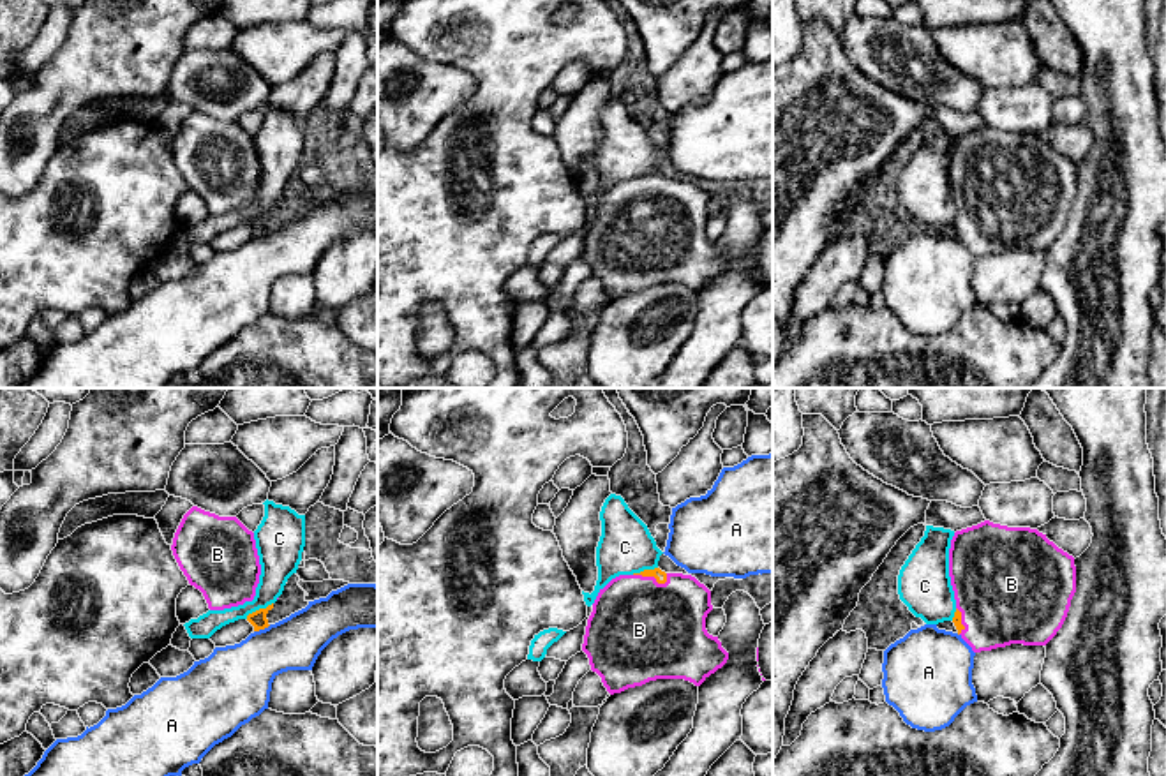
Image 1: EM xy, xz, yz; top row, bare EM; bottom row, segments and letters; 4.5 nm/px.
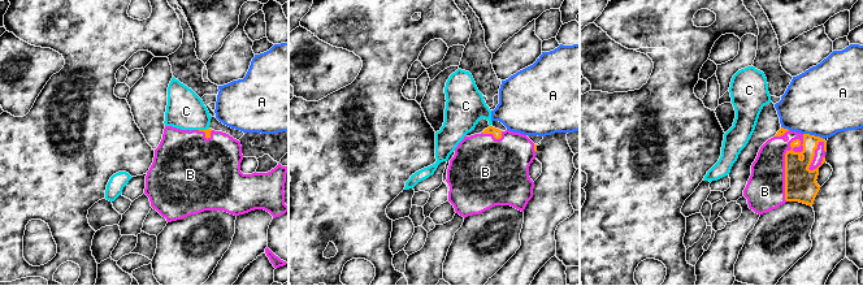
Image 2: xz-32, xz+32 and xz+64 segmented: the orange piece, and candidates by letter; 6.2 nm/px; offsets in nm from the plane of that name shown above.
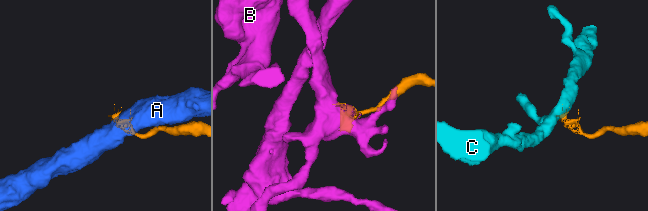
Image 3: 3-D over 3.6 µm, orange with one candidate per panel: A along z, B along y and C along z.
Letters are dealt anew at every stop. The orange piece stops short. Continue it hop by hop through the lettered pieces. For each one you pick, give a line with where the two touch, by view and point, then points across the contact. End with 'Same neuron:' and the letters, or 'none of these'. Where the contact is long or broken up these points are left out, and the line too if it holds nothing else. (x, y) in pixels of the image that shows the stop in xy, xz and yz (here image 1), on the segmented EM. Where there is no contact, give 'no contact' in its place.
B: contact xz (651, 575)
Same neuron: B

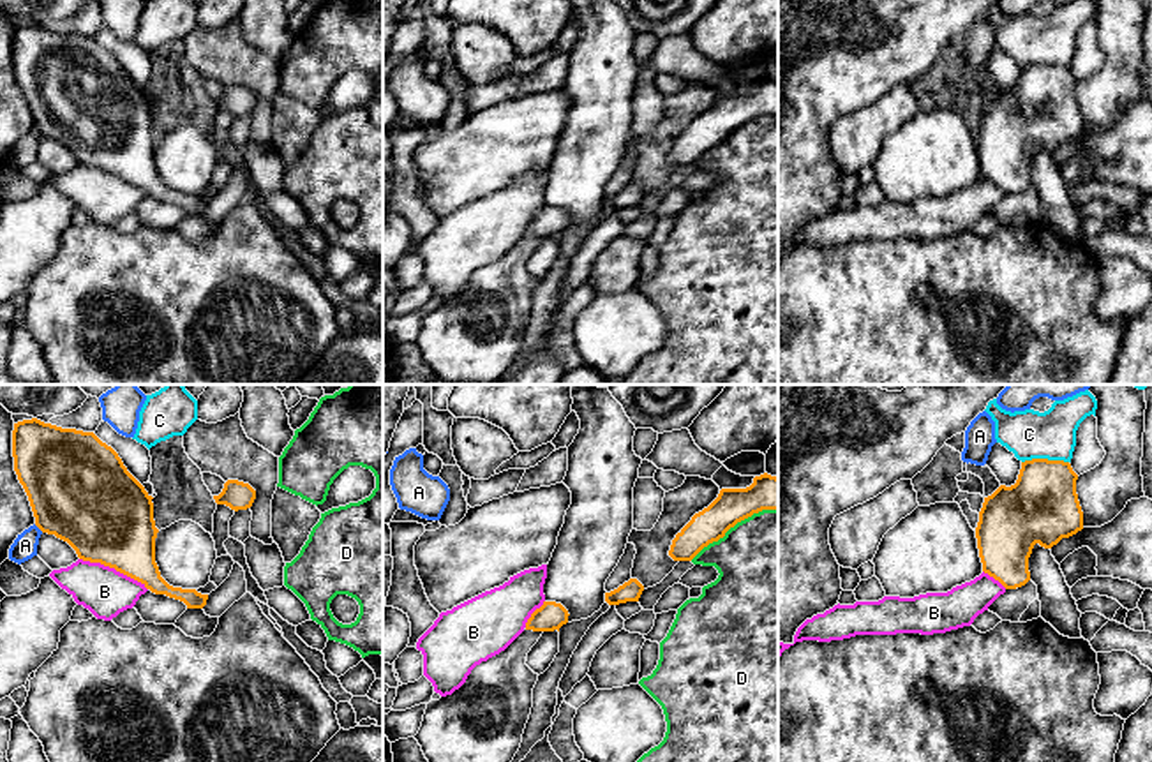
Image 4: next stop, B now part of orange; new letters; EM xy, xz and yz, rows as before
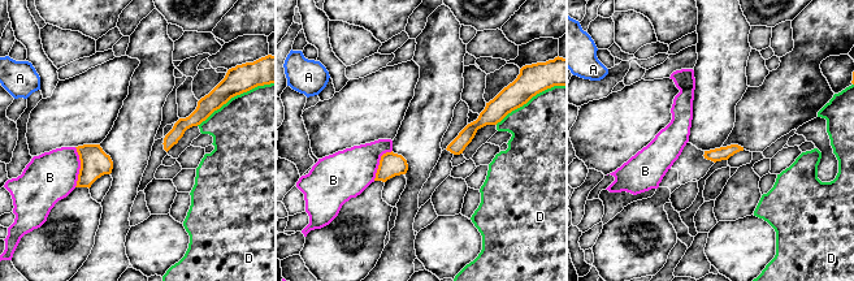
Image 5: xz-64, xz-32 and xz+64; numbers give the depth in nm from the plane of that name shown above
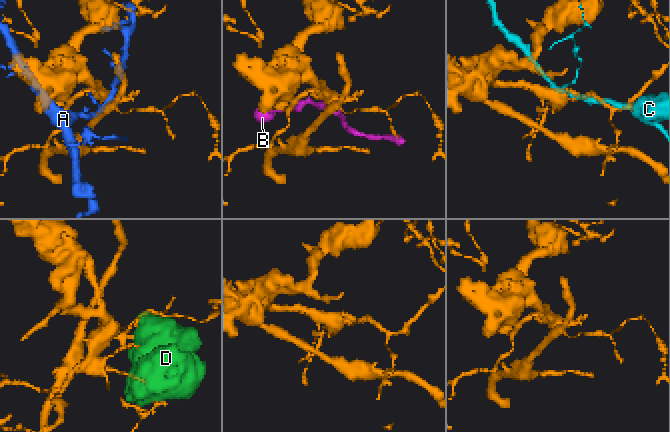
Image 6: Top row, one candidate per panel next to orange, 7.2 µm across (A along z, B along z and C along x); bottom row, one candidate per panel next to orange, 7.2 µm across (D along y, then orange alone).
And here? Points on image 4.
Same neuron: none of these

